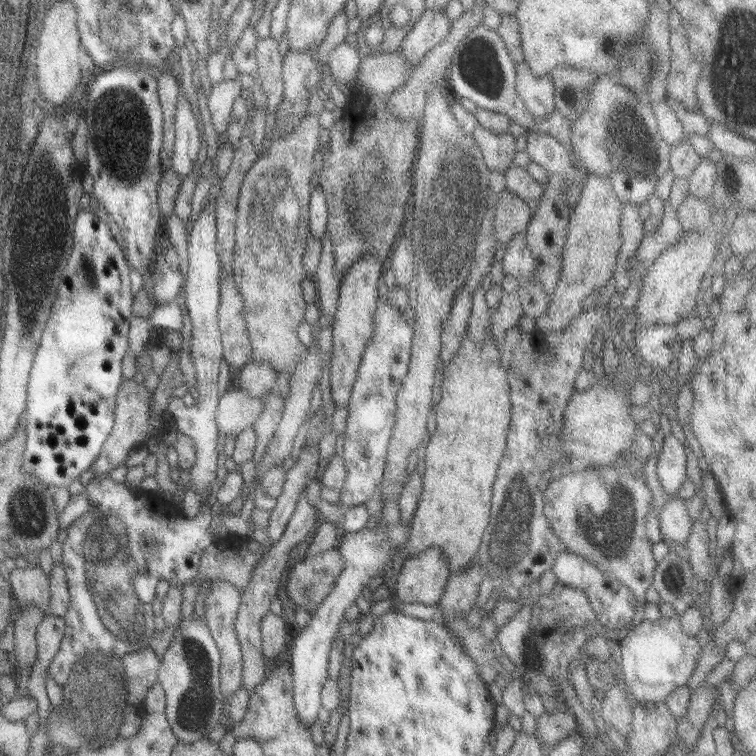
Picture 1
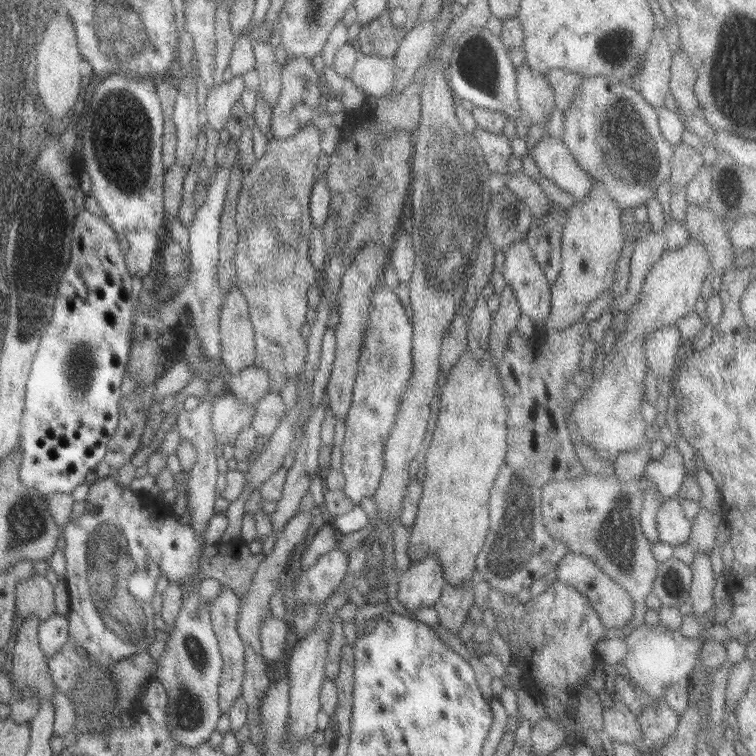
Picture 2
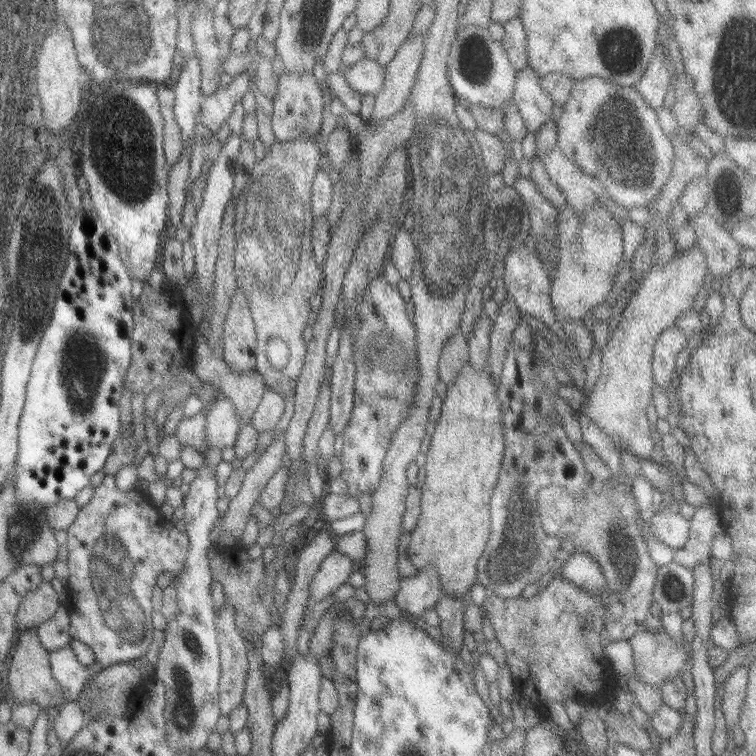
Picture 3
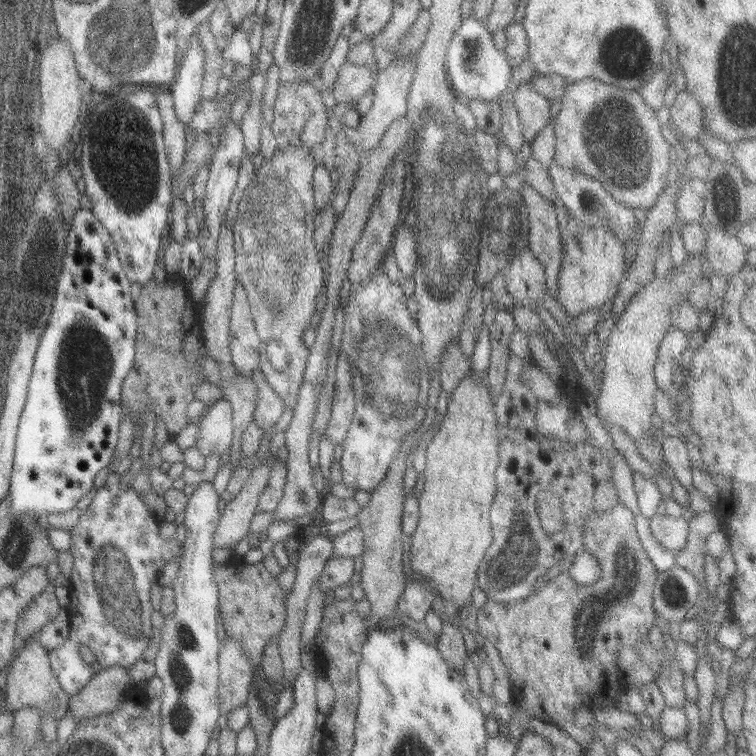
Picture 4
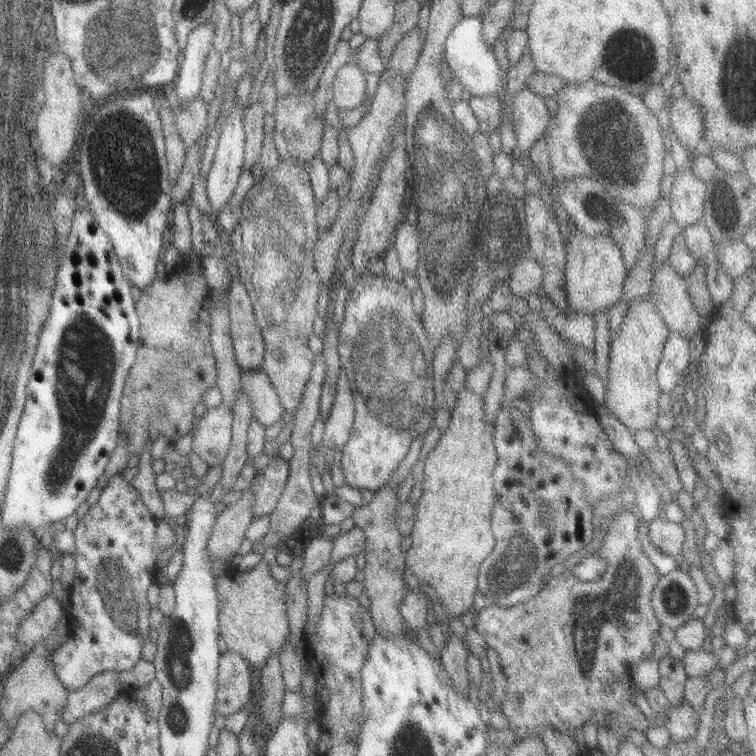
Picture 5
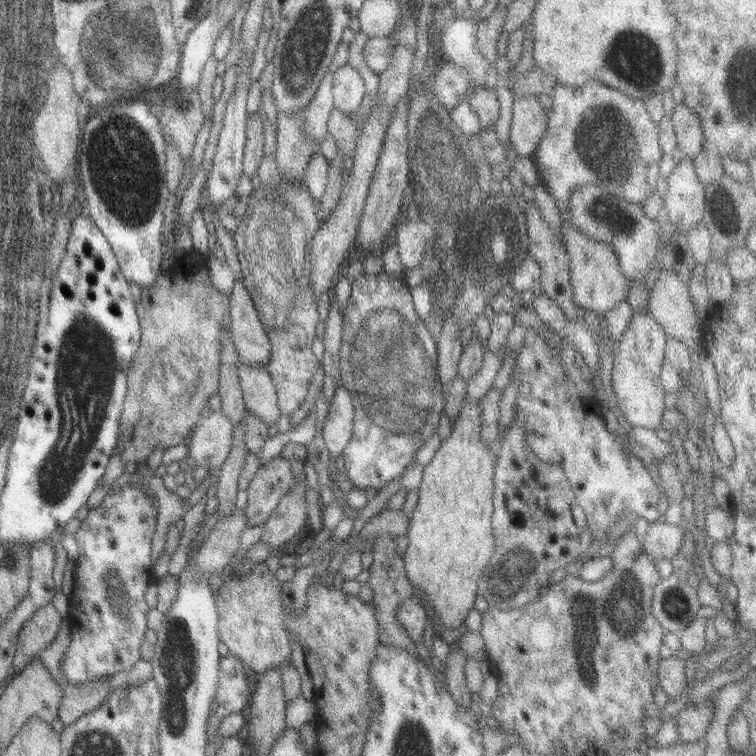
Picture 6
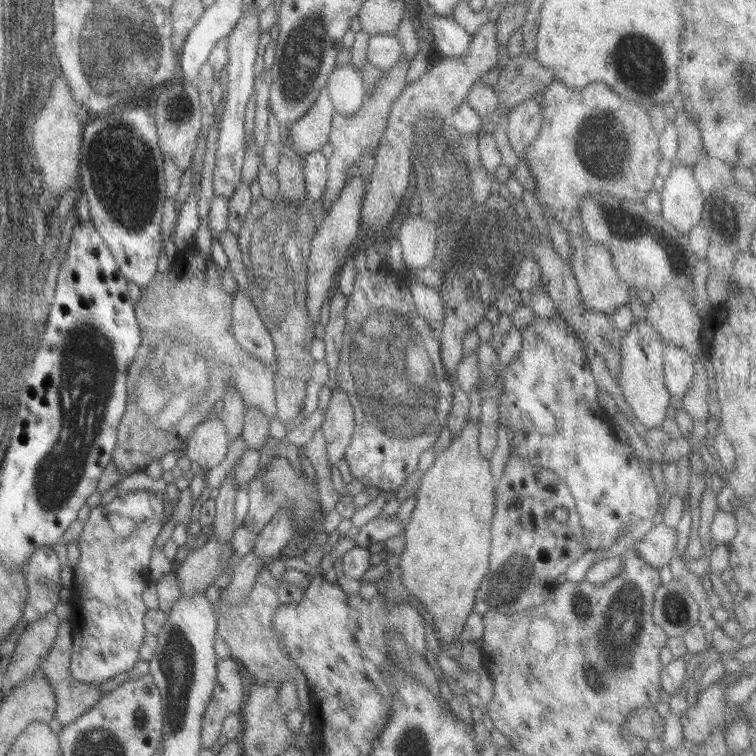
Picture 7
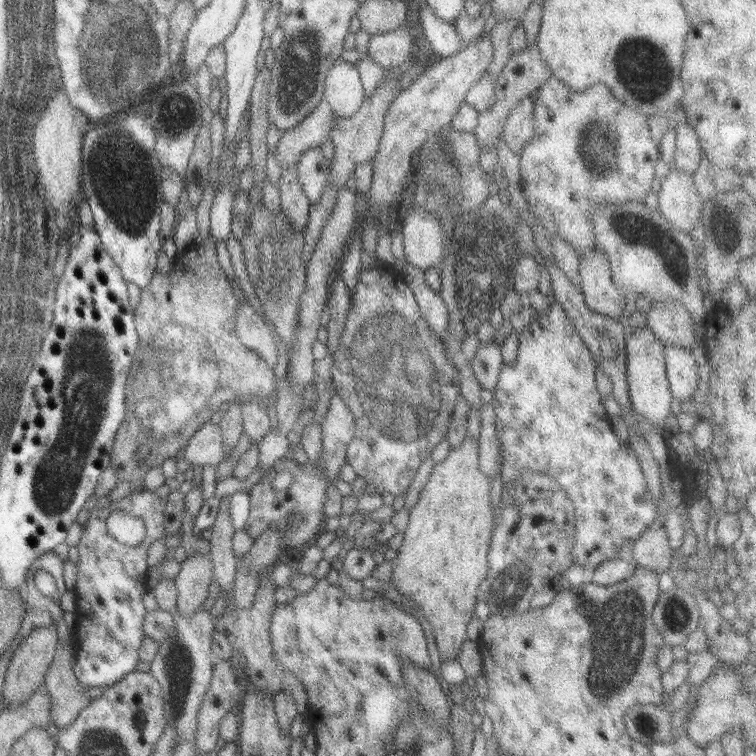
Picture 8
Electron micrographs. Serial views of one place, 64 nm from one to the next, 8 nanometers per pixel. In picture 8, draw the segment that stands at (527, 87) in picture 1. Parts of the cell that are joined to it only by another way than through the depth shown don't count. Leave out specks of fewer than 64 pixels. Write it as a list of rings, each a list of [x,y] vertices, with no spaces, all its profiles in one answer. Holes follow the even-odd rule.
[[[525,97],[519,100],[505,116],[500,138],[505,141],[511,152],[519,155],[519,150],[525,142],[531,140],[533,134],[535,134],[533,100],[531,97]]]

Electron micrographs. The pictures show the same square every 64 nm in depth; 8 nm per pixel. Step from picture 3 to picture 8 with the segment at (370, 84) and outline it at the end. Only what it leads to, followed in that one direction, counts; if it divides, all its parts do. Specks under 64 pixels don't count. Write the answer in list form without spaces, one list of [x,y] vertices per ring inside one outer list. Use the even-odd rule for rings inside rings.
[[[337,60],[325,76],[322,96],[333,115],[351,116],[365,97],[355,64]]]

